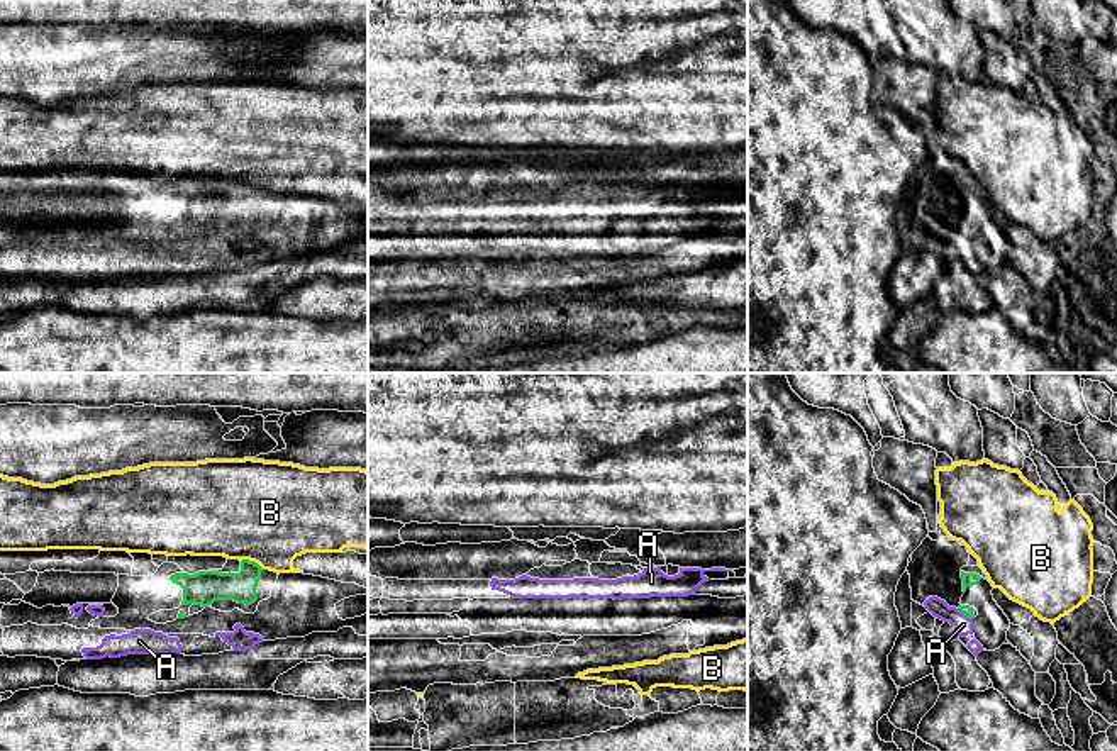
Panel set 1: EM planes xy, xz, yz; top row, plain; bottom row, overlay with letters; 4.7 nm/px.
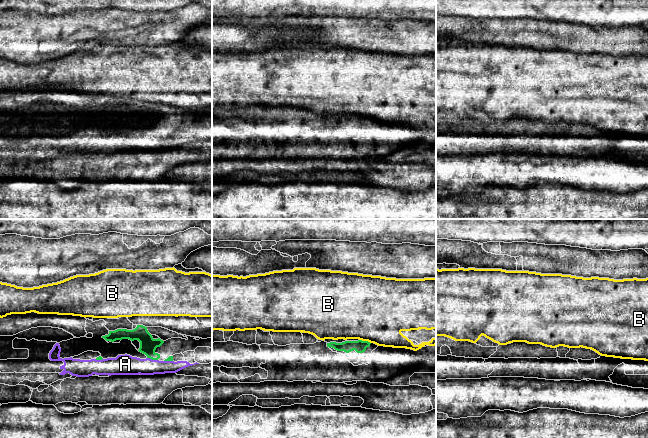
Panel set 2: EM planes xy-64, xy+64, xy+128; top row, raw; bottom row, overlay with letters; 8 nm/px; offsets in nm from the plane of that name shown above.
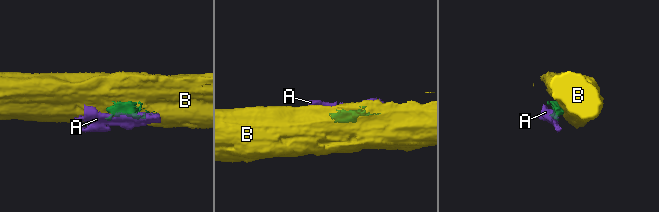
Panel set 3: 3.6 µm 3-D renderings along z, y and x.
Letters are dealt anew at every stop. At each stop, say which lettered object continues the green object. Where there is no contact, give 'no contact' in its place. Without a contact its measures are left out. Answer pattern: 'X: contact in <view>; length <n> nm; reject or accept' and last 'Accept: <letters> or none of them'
A: contact in yz; length 90 nm; accept
B: contact in xy; length 120 nm; reject
Accept: A

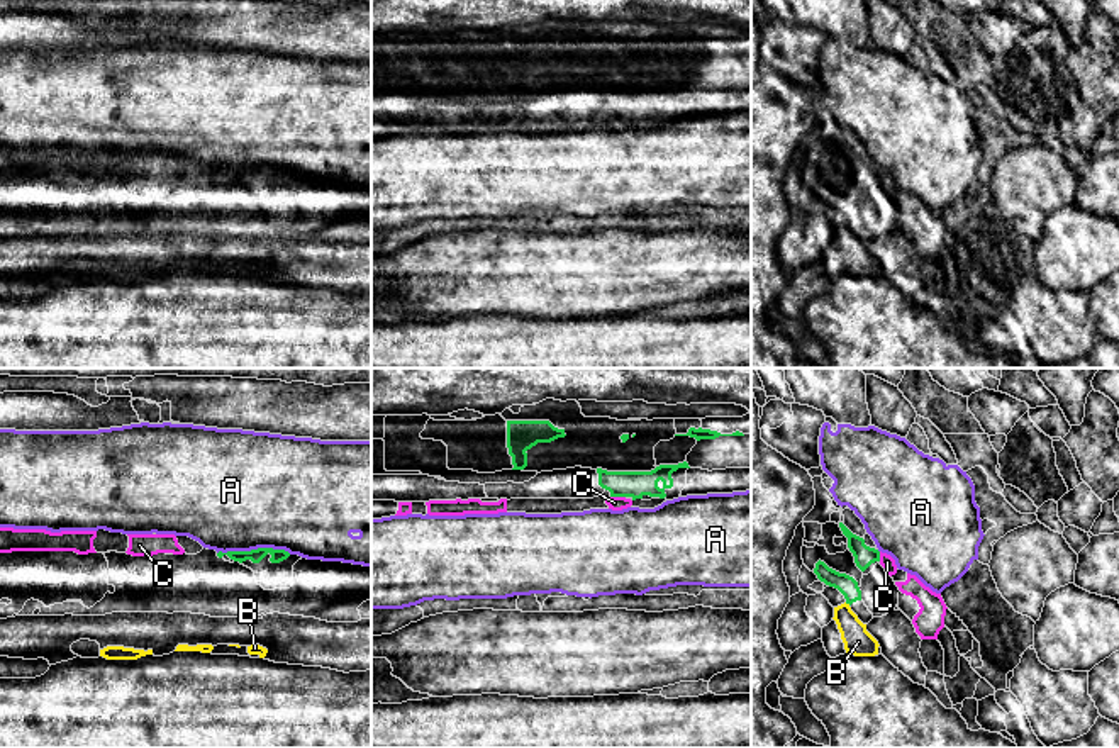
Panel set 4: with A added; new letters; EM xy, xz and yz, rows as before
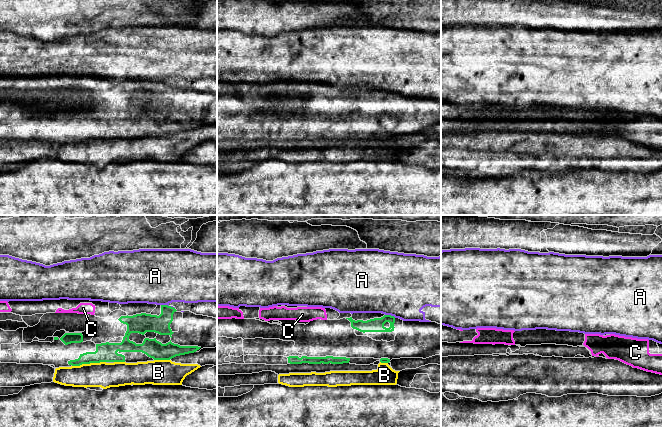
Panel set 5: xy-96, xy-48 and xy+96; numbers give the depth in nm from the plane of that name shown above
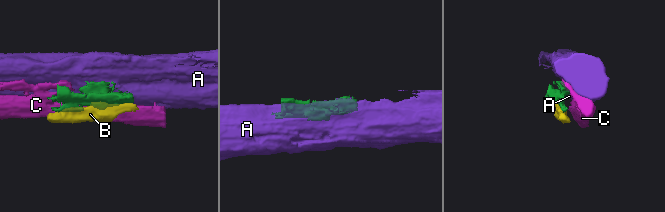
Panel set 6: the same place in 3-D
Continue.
A: contact in xy; length 360 nm; reject
B: contact in yz; length 30 nm; reject
C: contact in xz; length 70 nm; reject
Accept: none of them

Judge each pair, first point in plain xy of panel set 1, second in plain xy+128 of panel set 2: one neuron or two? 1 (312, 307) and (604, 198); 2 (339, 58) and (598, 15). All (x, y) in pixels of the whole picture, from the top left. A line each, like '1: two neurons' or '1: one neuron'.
1: two neurons
2: two neurons

